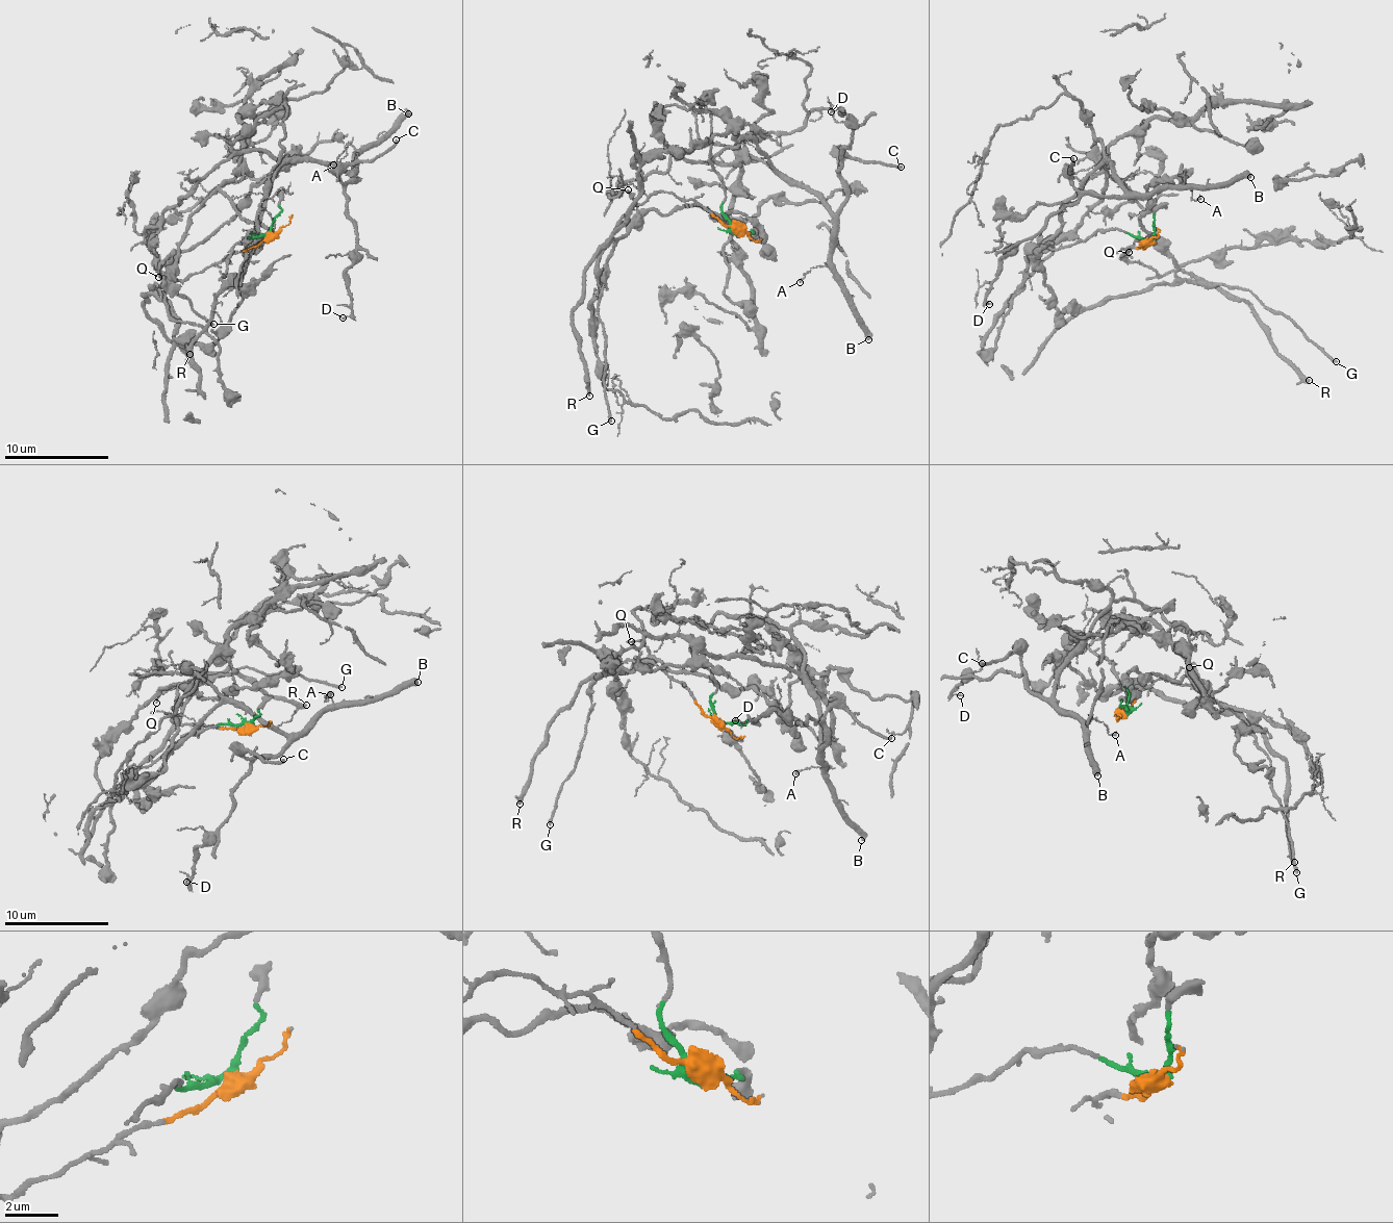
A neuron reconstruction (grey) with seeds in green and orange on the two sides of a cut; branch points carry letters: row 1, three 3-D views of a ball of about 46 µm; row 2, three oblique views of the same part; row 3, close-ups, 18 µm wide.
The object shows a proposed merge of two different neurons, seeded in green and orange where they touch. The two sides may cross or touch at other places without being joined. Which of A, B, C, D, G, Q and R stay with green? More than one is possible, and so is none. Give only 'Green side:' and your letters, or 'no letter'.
Green side: A, B, C, D

